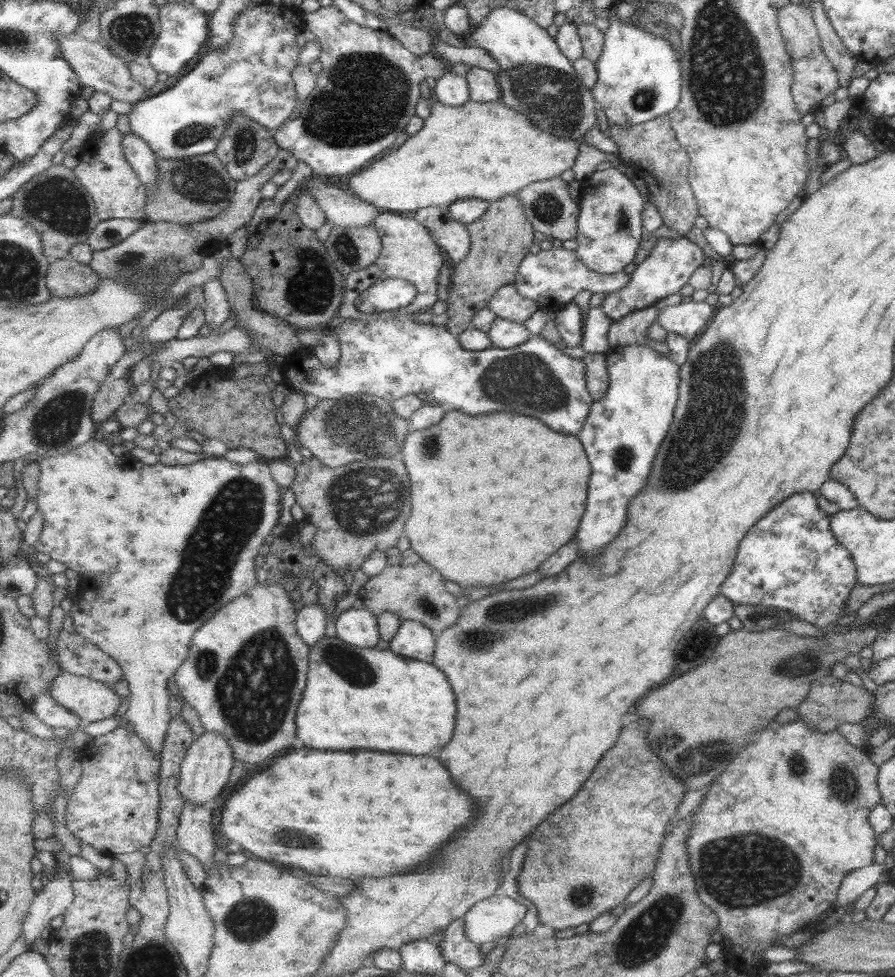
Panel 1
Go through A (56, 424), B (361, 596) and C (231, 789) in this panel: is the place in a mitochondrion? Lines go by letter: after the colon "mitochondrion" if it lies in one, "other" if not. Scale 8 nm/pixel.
A: mitochondrion
B: other
C: other

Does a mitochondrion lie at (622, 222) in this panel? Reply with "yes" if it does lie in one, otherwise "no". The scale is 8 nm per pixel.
yes

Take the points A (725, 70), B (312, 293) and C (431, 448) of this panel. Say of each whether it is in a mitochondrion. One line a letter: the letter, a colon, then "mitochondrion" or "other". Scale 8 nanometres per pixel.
A: mitochondrion
B: mitochondrion
C: mitochondrion

